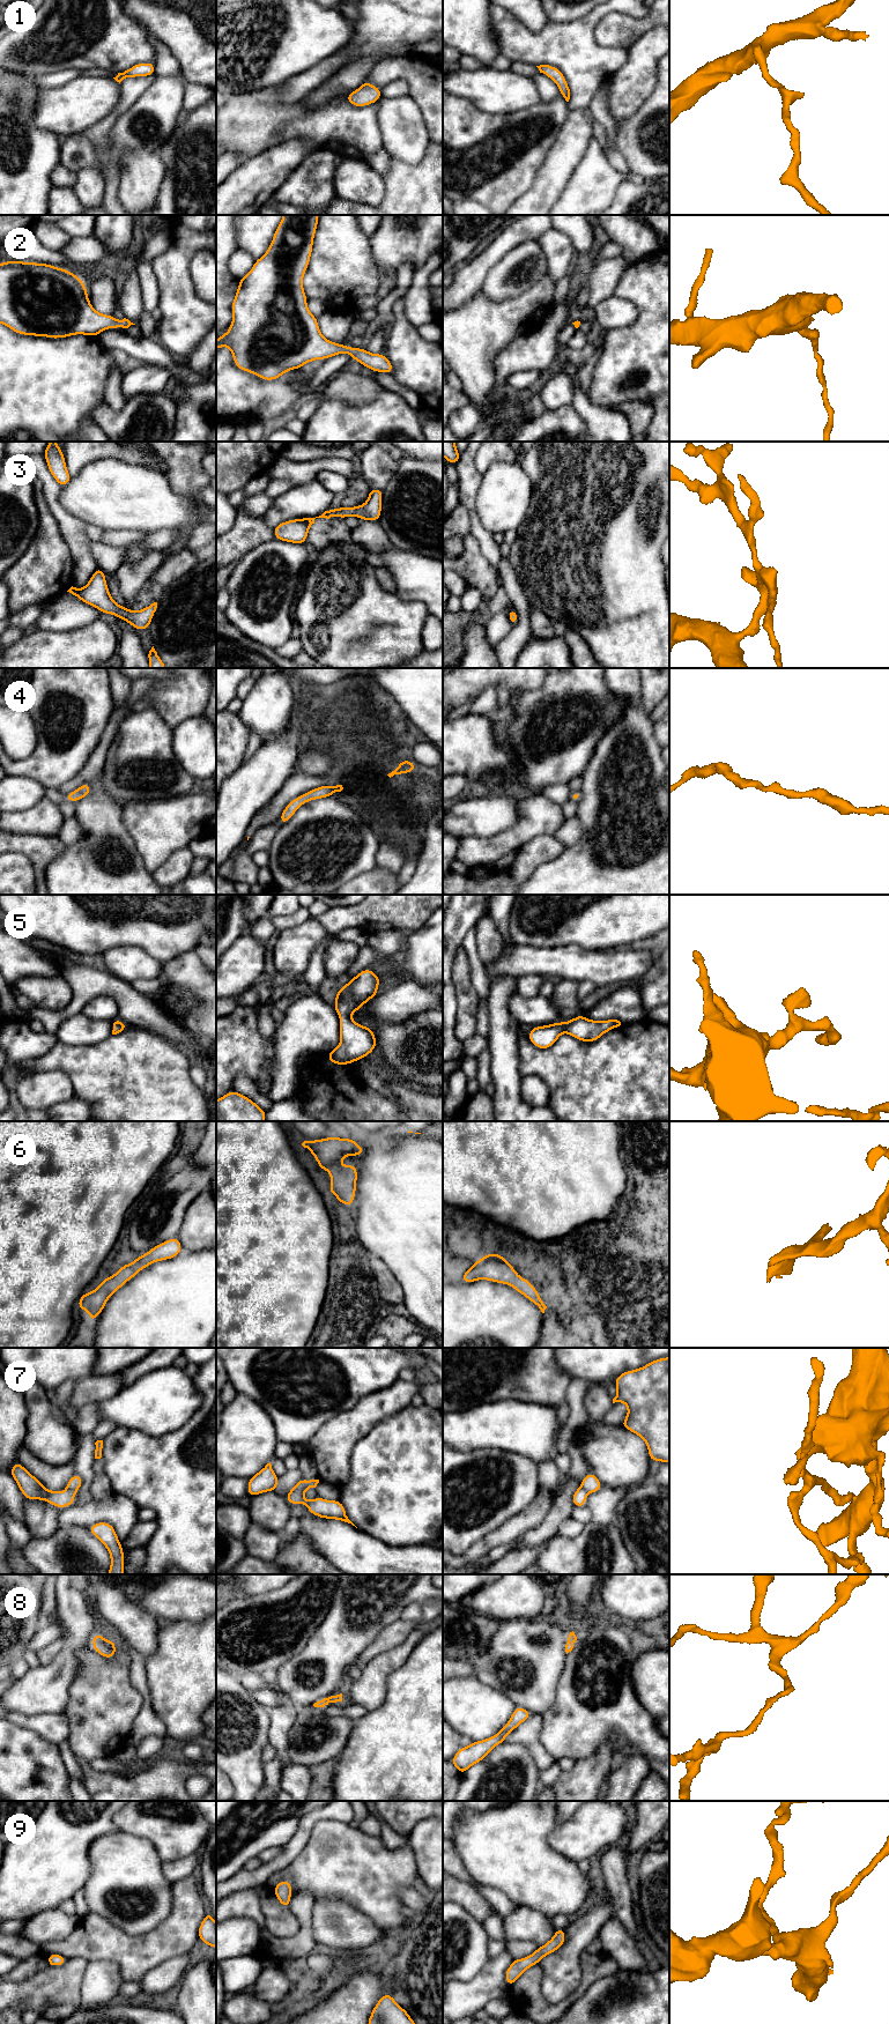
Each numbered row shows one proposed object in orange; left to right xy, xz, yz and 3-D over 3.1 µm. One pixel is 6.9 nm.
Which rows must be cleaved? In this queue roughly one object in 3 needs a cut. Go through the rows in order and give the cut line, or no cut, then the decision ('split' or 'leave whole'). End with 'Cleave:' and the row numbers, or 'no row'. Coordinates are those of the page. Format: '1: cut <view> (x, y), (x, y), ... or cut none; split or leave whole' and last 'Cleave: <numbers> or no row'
1: cut none; leave whole
2: cut none; leave whole
3: cut none; leave whole
4: cut none; leave whole
5: cut none; leave whole
6: cut none; leave whole
7: cut xy (65, 1490), (75, 1491); split
8: cut none; leave whole
9: cut none; leave whole
Cleave: 7

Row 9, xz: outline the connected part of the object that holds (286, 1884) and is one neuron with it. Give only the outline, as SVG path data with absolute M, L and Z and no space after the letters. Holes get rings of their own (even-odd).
M281 1881L274 1886L273 1890L281 1905L286 1908L290 1908L290 1898L292 1893L290 1881Z

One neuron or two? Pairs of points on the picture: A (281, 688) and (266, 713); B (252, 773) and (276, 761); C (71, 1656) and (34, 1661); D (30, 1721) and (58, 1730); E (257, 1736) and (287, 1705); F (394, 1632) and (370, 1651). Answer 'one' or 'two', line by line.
A: one
B: one
C: two
D: one
E: two
F: one

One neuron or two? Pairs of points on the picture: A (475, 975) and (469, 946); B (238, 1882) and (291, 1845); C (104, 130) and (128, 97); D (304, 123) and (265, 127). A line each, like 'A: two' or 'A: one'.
A: one
B: one
C: one
D: one

